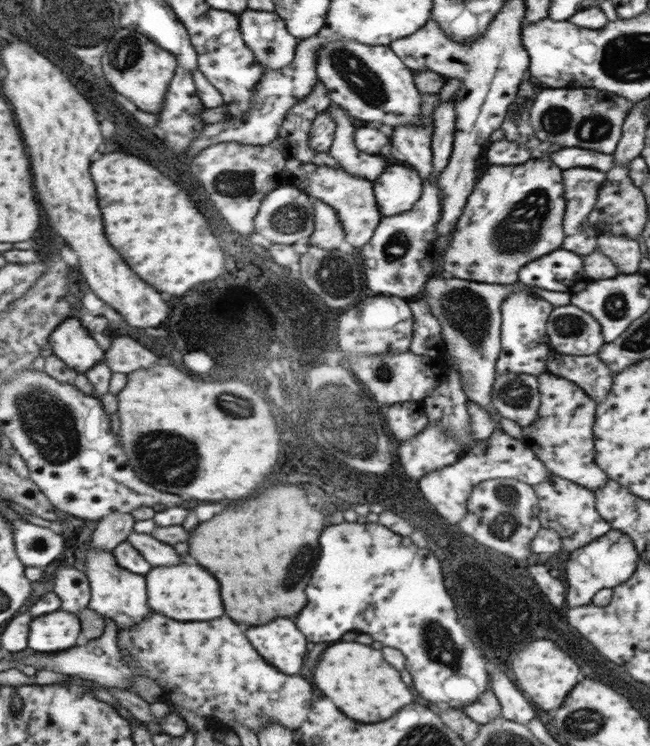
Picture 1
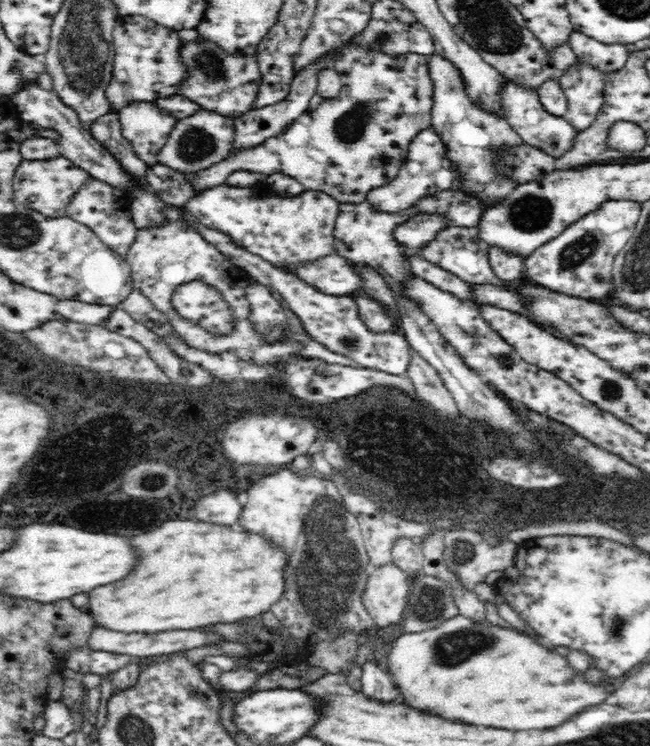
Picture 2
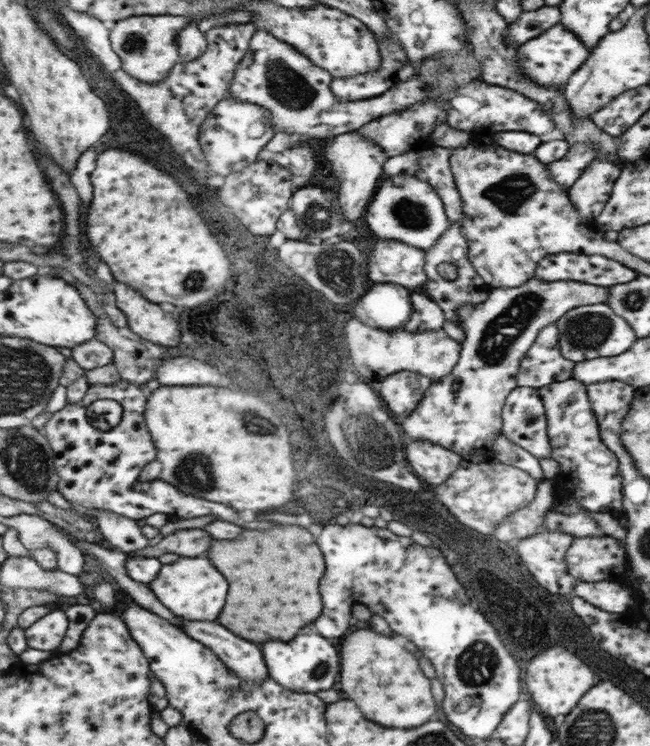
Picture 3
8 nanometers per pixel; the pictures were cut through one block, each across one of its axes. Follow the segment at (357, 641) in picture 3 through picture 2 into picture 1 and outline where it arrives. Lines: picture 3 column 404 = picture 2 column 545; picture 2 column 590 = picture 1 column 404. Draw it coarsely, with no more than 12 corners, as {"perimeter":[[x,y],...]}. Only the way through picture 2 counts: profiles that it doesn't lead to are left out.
{"perimeter":[[327,646],[313,686],[345,716],[385,720],[413,700],[381,652]]}

